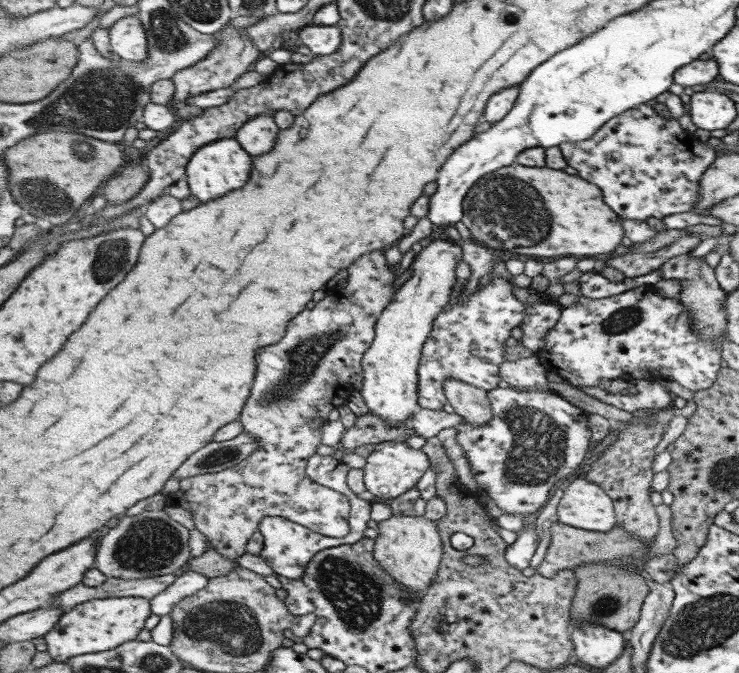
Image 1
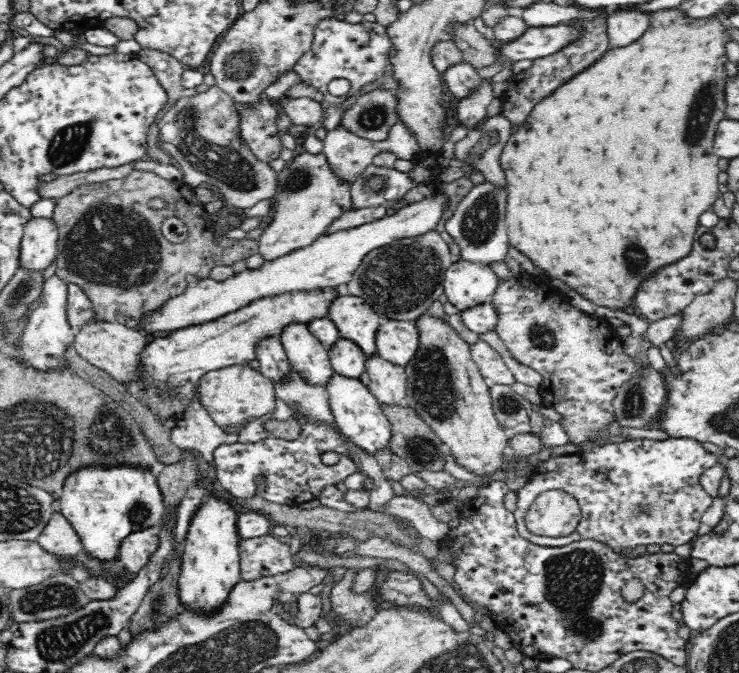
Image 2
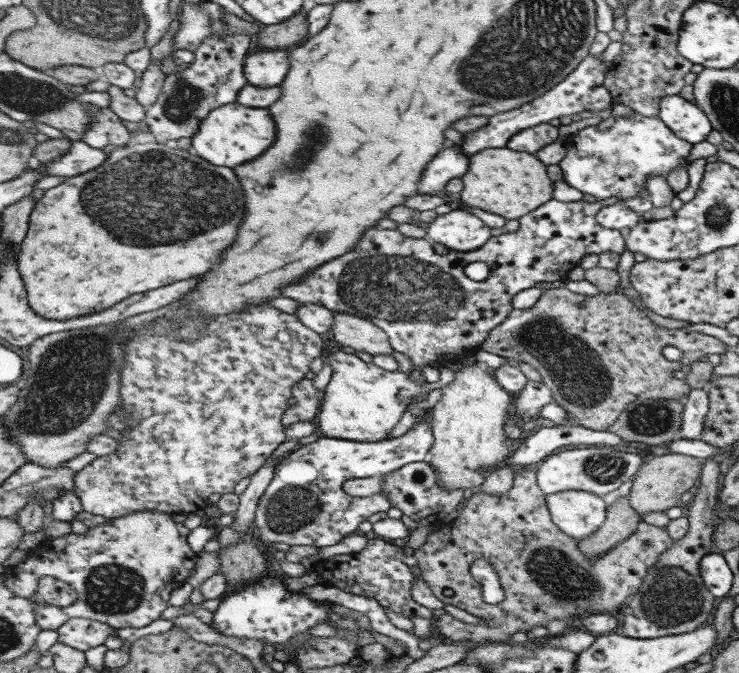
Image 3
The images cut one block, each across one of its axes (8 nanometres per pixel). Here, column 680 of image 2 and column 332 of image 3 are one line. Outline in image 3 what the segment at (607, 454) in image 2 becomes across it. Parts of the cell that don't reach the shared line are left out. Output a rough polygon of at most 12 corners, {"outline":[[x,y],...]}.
{"outline":[[421,417],[397,438],[321,435],[276,466],[260,540],[321,548],[393,506],[346,480],[425,461]]}

